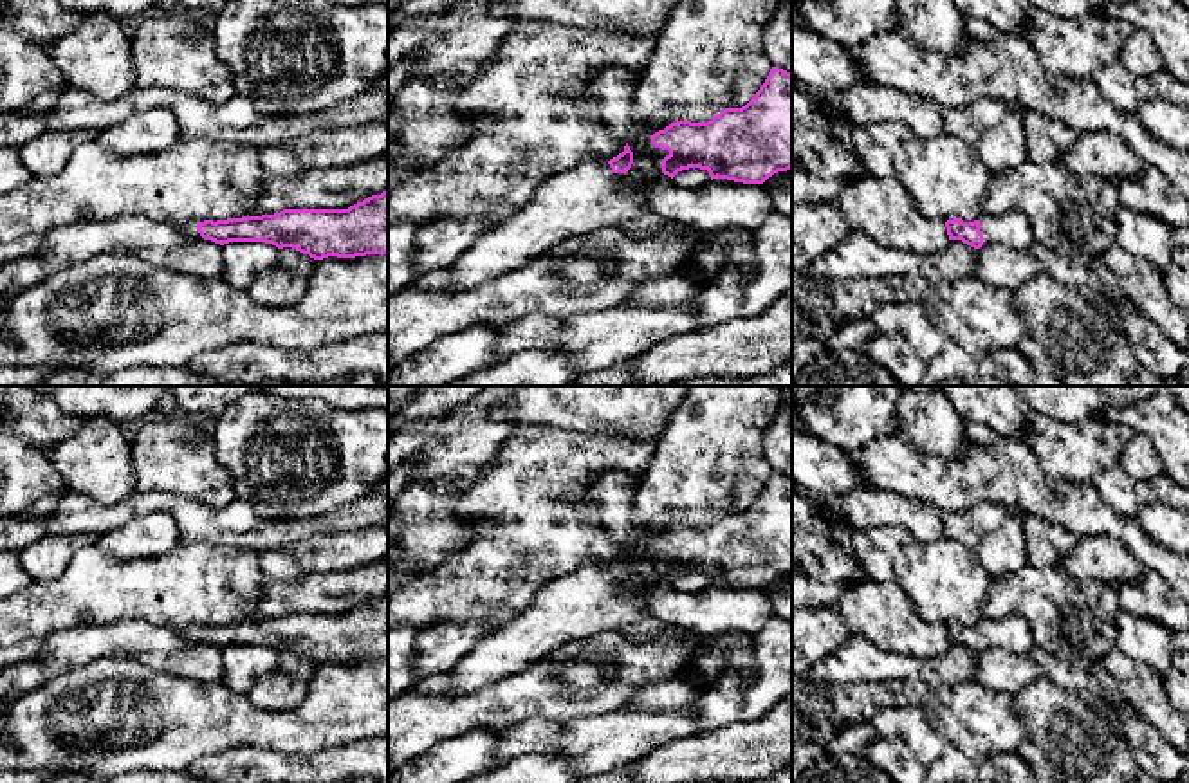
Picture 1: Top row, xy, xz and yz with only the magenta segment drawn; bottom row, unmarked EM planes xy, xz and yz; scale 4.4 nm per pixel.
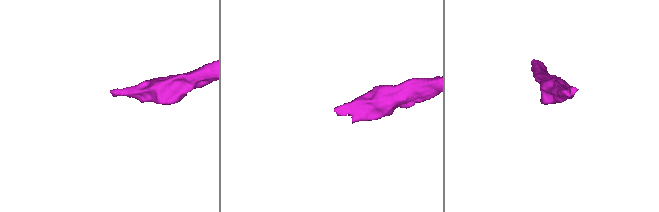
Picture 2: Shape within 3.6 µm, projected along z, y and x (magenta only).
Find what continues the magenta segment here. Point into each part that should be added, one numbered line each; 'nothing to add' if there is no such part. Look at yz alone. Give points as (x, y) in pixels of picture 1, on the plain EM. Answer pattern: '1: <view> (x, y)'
1: yz (1013, 634)

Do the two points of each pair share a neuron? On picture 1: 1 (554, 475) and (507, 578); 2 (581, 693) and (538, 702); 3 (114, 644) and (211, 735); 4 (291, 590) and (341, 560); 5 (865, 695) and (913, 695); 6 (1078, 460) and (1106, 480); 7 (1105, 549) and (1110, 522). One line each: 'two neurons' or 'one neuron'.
1: one neuron
2: one neuron
3: two neurons
4: two neurons
5: one neuron
6: two neurons
7: two neurons

